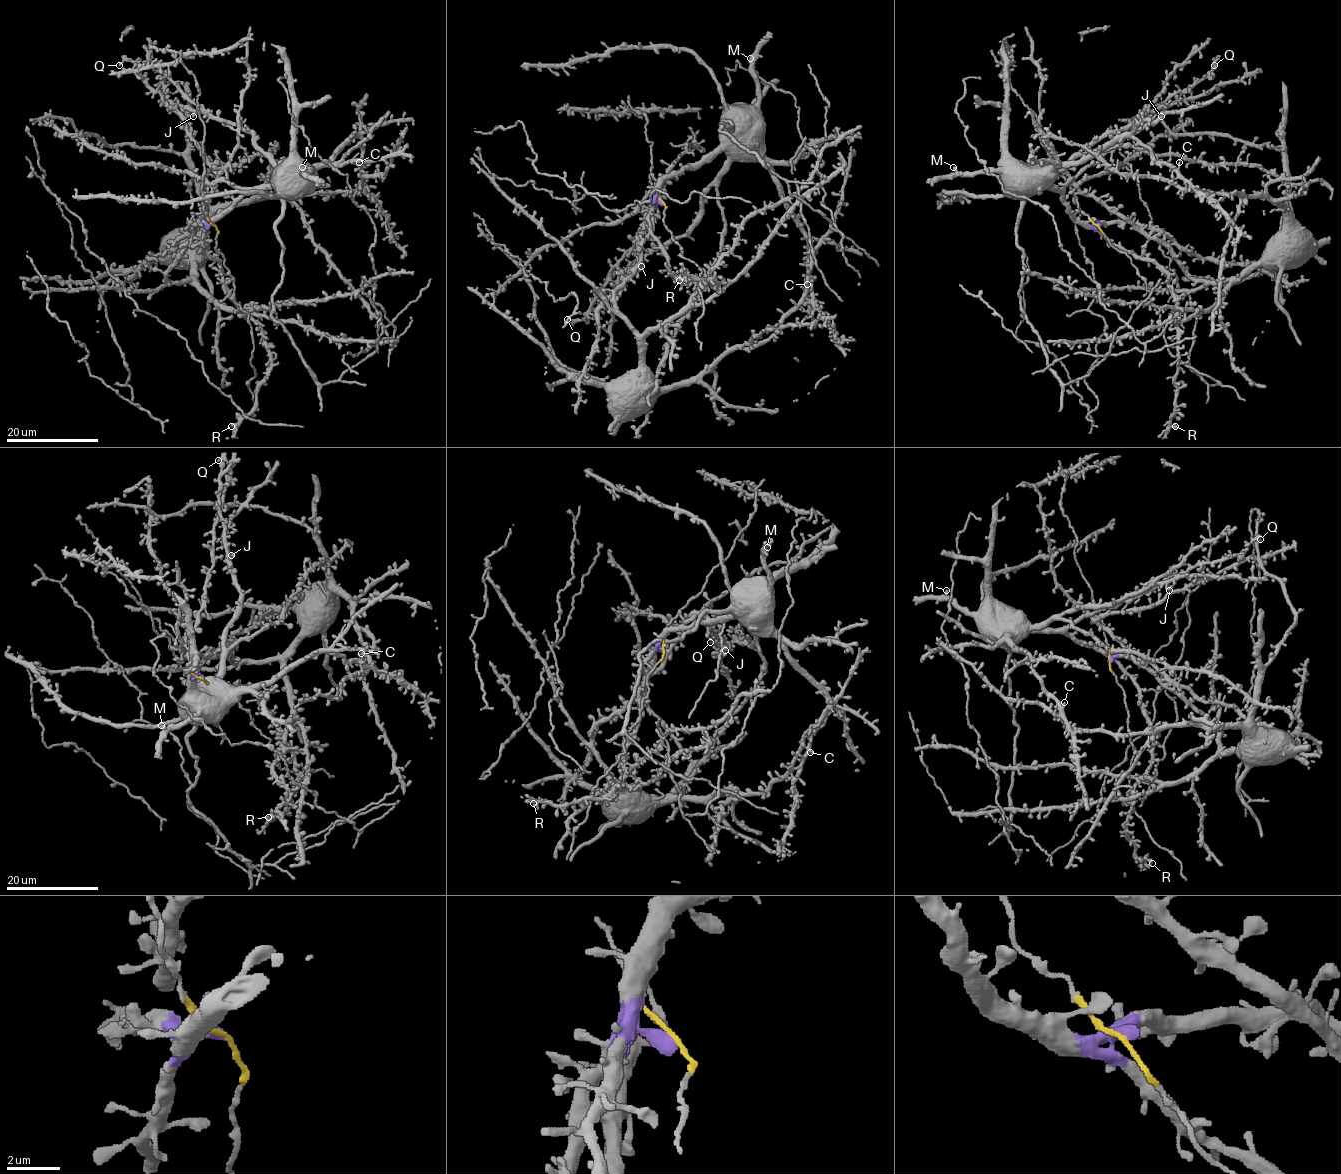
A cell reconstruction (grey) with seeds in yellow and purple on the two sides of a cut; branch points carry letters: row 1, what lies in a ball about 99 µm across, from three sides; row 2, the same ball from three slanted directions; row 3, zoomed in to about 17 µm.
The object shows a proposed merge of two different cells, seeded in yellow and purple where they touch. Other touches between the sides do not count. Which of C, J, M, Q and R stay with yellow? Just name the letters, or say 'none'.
none

